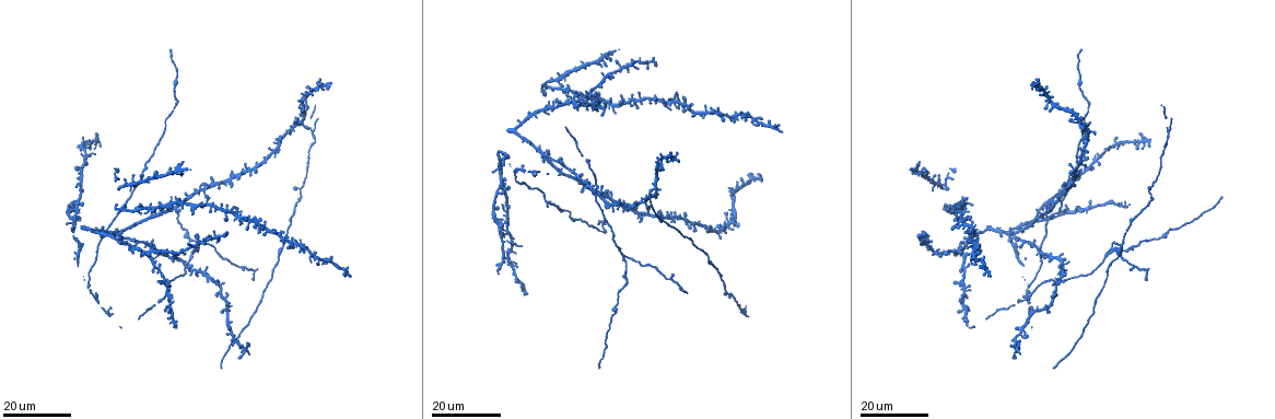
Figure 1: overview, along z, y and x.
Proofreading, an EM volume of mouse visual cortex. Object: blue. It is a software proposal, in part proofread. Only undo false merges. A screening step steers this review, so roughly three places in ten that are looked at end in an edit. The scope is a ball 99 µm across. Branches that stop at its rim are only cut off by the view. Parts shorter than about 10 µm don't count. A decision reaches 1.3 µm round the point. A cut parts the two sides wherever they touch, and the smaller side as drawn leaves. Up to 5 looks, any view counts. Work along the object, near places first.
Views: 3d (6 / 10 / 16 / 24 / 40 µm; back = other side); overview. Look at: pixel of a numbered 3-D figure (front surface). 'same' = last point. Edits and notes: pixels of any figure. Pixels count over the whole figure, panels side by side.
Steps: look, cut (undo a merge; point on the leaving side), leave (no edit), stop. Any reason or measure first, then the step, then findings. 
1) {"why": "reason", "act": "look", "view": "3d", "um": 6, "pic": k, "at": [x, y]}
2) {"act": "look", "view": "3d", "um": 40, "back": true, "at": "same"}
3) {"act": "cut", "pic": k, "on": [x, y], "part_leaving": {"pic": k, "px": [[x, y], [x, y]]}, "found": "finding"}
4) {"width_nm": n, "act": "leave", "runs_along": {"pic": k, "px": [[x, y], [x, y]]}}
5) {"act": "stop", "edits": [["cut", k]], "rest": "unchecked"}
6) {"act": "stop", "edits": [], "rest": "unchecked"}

{"why": "thick turns thin", "act": "look", "view": "3d", "um": 16, "pic": 1, "at": [186, 233]}

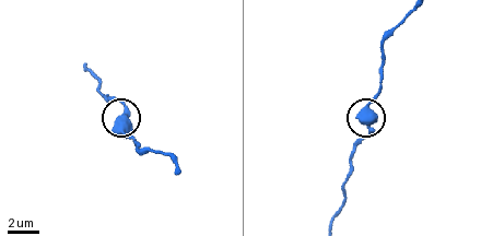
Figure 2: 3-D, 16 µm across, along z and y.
{"act": "look", "view": "3d", "um": 6, "pic": 2, "at": [372, 130]}

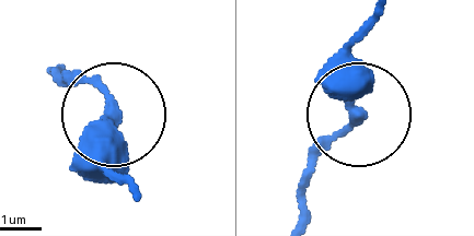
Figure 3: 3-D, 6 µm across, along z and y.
{"act": "leave", "runs_along": {"pic": 3, "px": [[130, 189], [103, 151], [103, 98], [54, 71]]}, "found": "continuous, no second neuron"}

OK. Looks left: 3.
{"why": "calibre changes", "act": "look", "view": "3d", "um": 16, "pic": 1, "at": [1149, 191]}

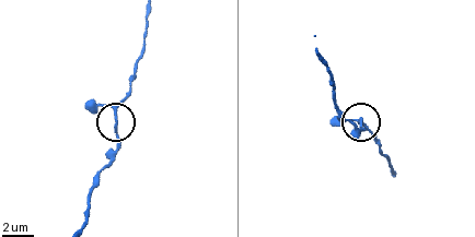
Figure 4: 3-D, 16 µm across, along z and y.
{"why": "zoom in", "act": "look", "view": "3d", "um": 10, "pic": 4, "at": [114, 110]}

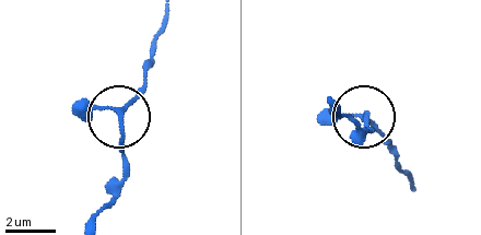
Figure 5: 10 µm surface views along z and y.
{"act": "leave", "runs_along": {"pic": 5, "px": [[94, 215], [113, 190], [121, 121], [151, 67]]}, "found": "all the same neuron"}

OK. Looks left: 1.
{"act": "stop", "edits": [], "rest": "unchecked"}

